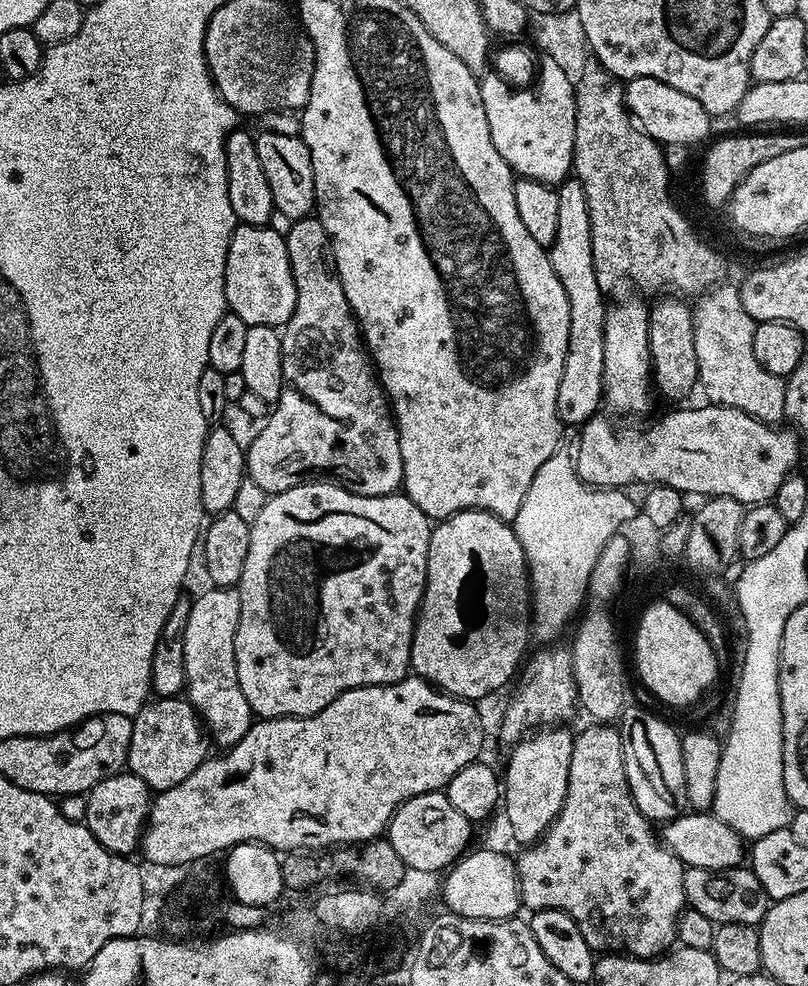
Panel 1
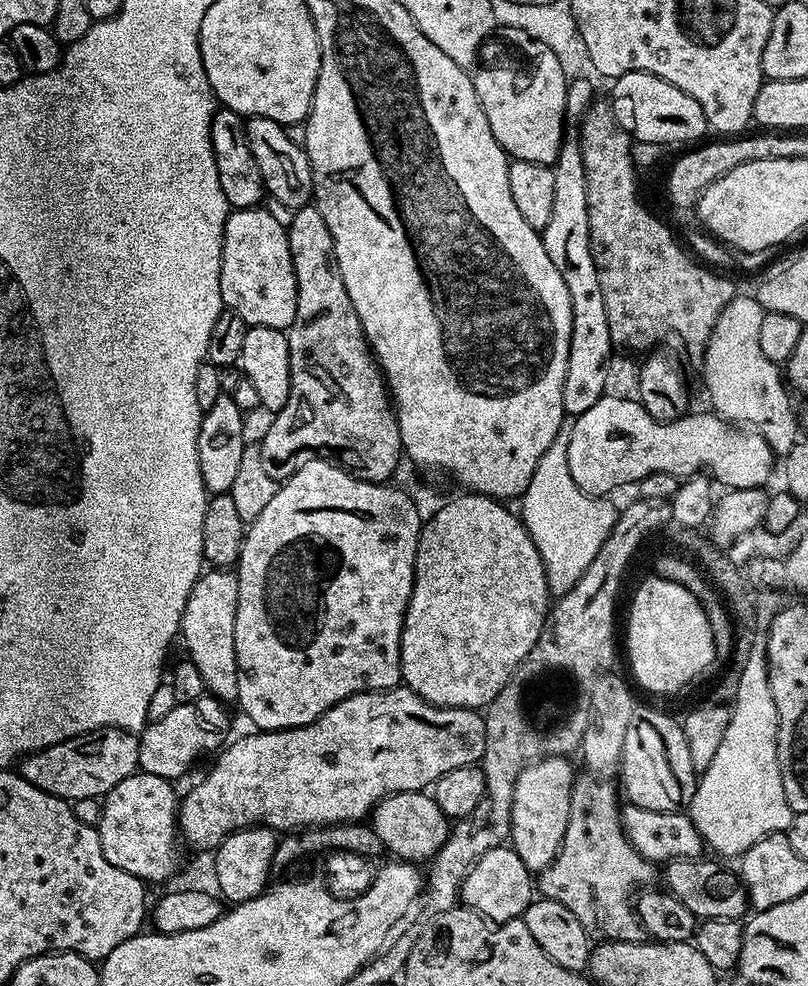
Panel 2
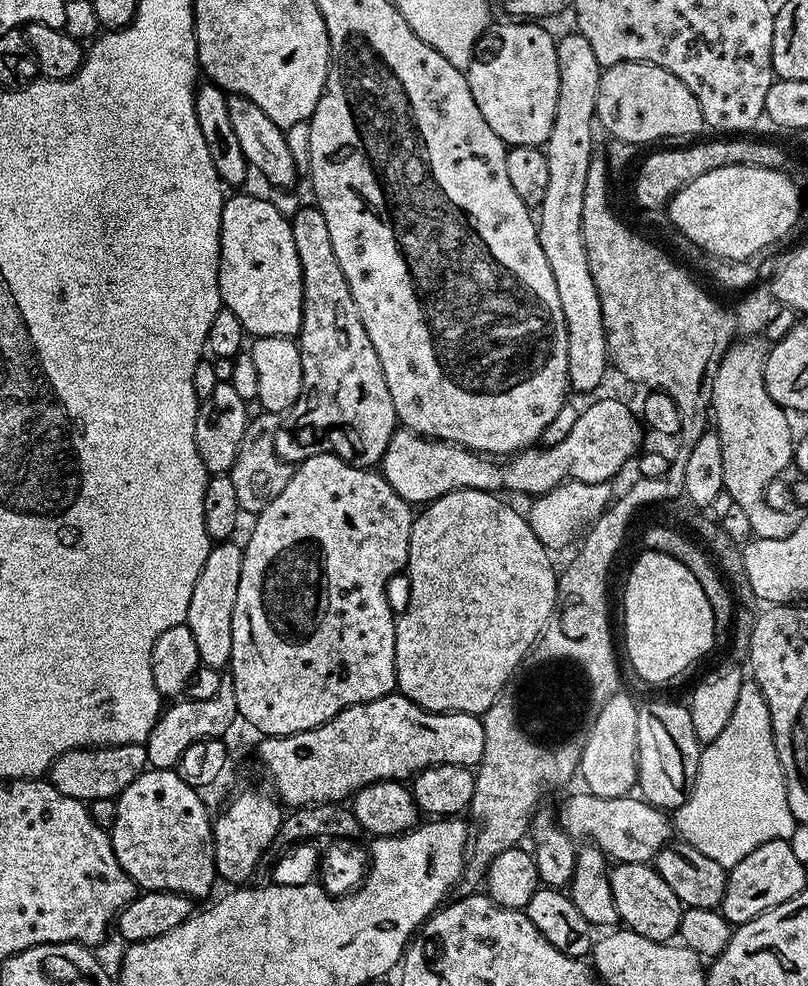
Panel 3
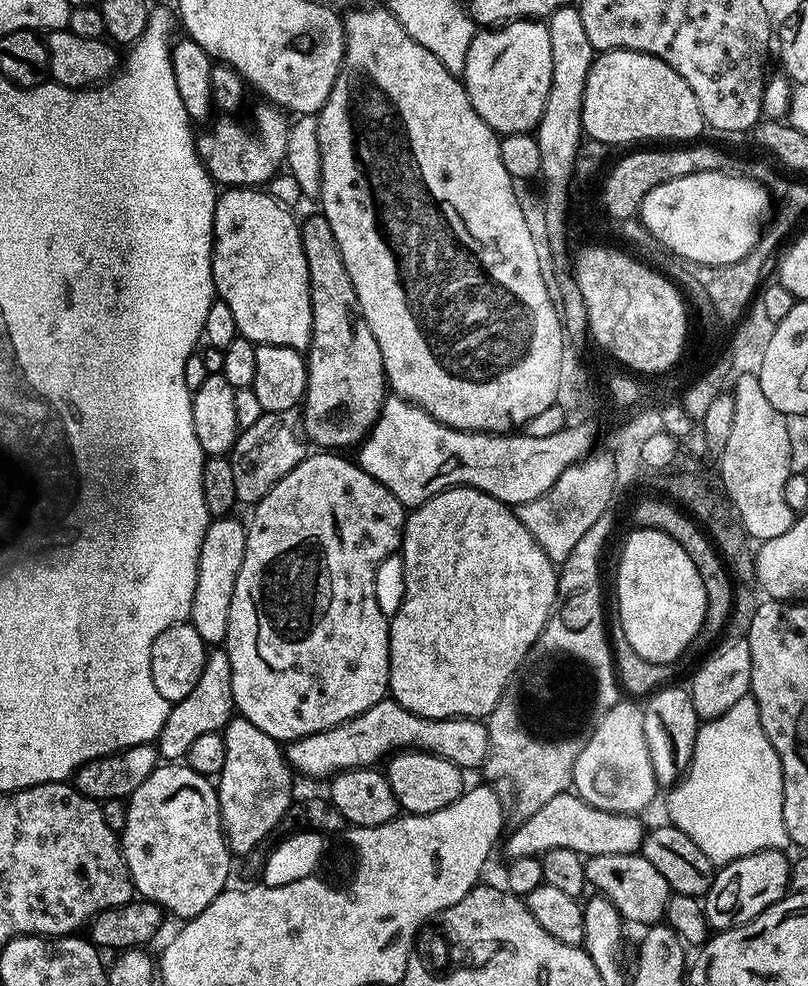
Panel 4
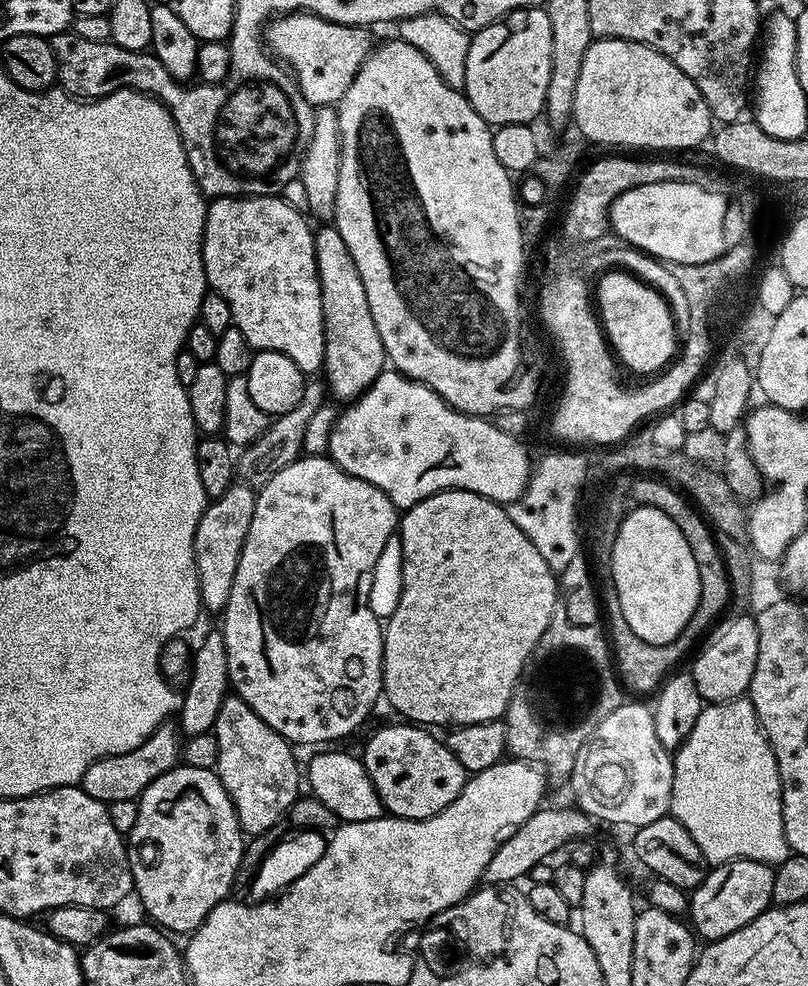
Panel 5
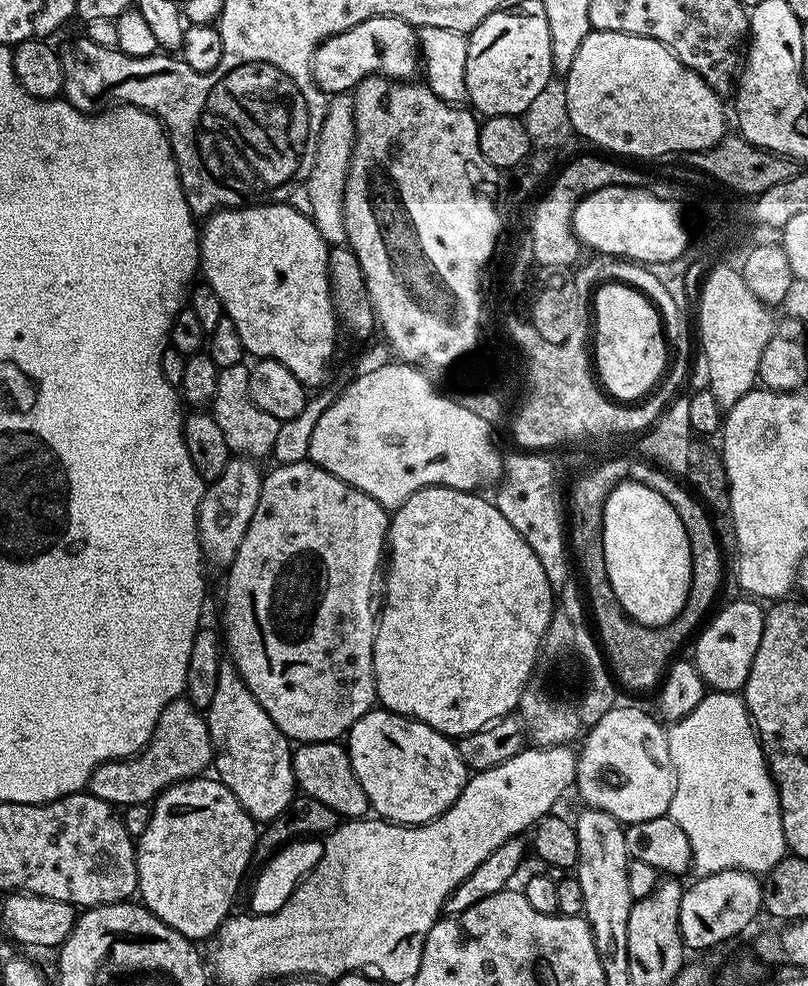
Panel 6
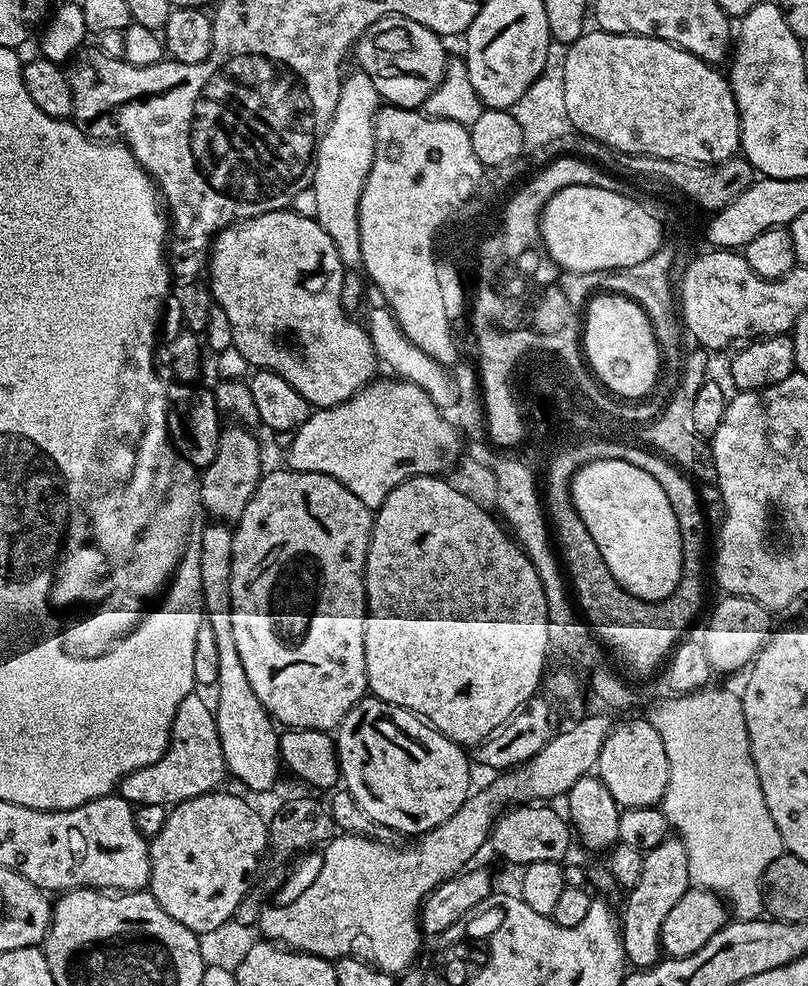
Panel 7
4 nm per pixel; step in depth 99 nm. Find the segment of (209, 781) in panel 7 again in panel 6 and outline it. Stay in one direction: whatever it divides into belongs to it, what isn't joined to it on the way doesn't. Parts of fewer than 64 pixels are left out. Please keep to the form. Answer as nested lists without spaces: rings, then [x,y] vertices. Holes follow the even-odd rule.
[[[187,698],[172,700],[162,710],[148,745],[135,756],[99,764],[88,780],[87,791],[94,798],[102,798],[102,802],[110,802],[114,806],[151,805],[171,784],[207,773],[213,760],[211,734],[205,713]]]

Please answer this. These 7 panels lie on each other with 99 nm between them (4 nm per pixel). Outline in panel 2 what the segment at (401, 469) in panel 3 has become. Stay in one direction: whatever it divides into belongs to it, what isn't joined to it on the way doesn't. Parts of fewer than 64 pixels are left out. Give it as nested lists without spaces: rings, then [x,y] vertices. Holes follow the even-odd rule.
[[[605,394],[586,414],[571,421],[568,461],[570,474],[574,482],[586,494],[607,497],[608,492],[620,488],[623,484],[634,486],[646,474],[674,474],[678,478],[687,478],[700,473],[707,474],[717,485],[725,484],[725,489],[764,488],[772,476],[772,448],[757,432],[745,430],[729,421],[723,420],[711,410],[705,412],[689,411],[688,415],[674,422],[658,422],[646,414],[639,399],[627,400],[624,396]]]

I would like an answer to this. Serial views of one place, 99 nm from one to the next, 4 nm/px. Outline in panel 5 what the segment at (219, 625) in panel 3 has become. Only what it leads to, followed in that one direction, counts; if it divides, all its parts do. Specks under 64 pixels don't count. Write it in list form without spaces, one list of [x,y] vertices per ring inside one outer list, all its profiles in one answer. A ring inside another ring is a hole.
[[[234,482],[226,494],[215,497],[205,507],[194,534],[194,558],[196,577],[200,583],[200,602],[205,613],[223,613],[230,602],[230,590],[234,586],[234,574],[238,570],[240,551],[246,542],[250,522],[254,518],[256,492],[243,482]]]

